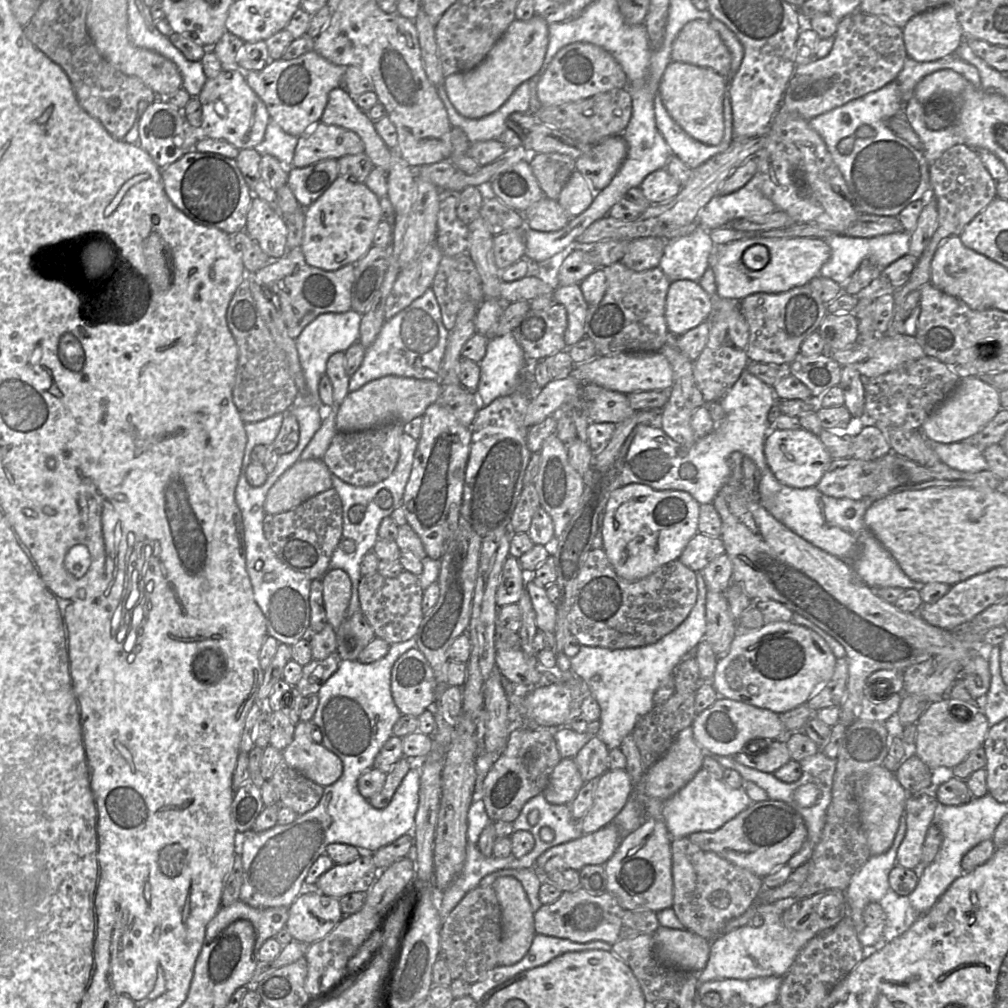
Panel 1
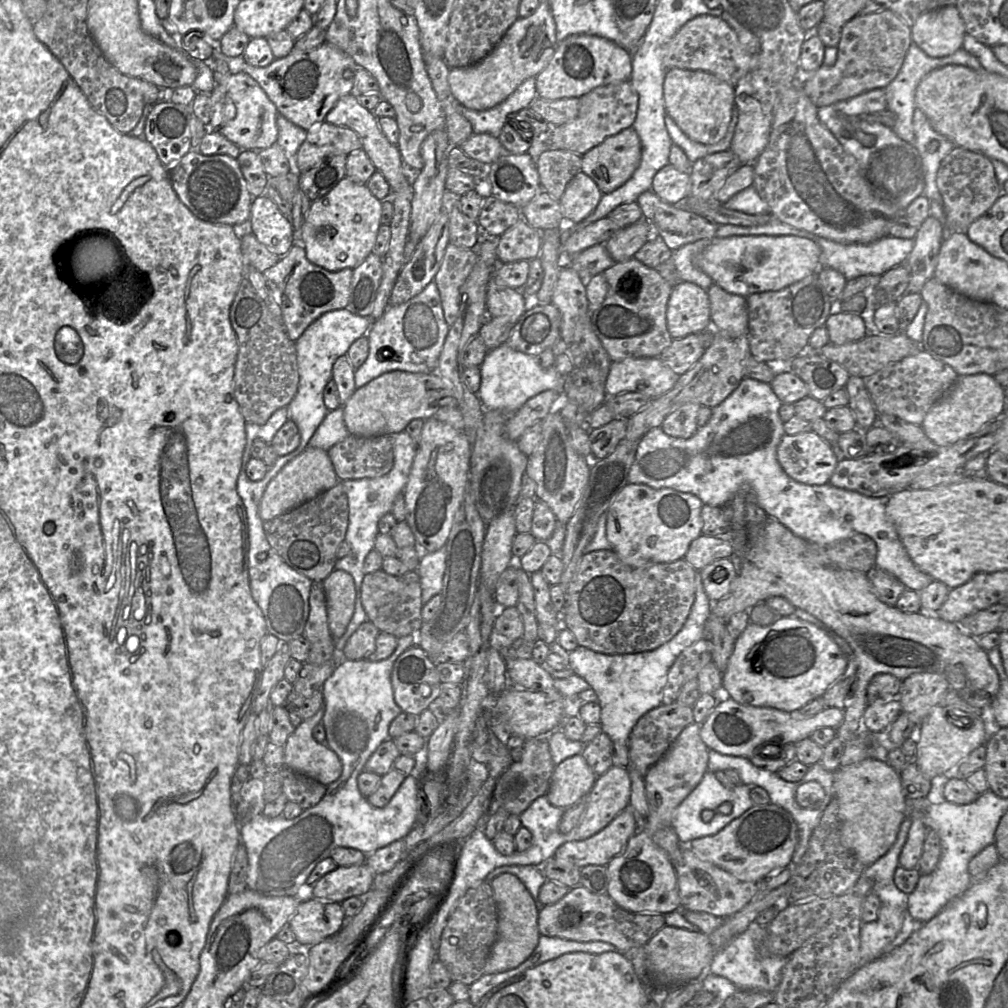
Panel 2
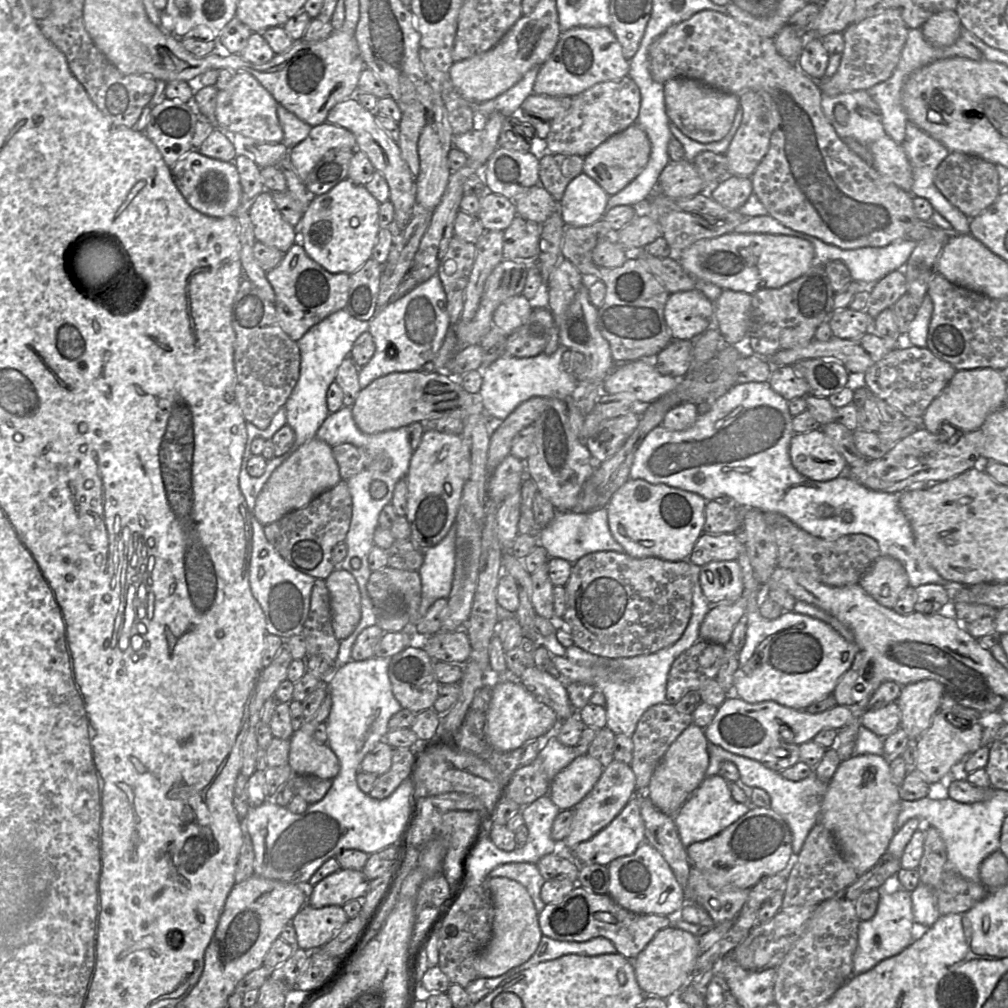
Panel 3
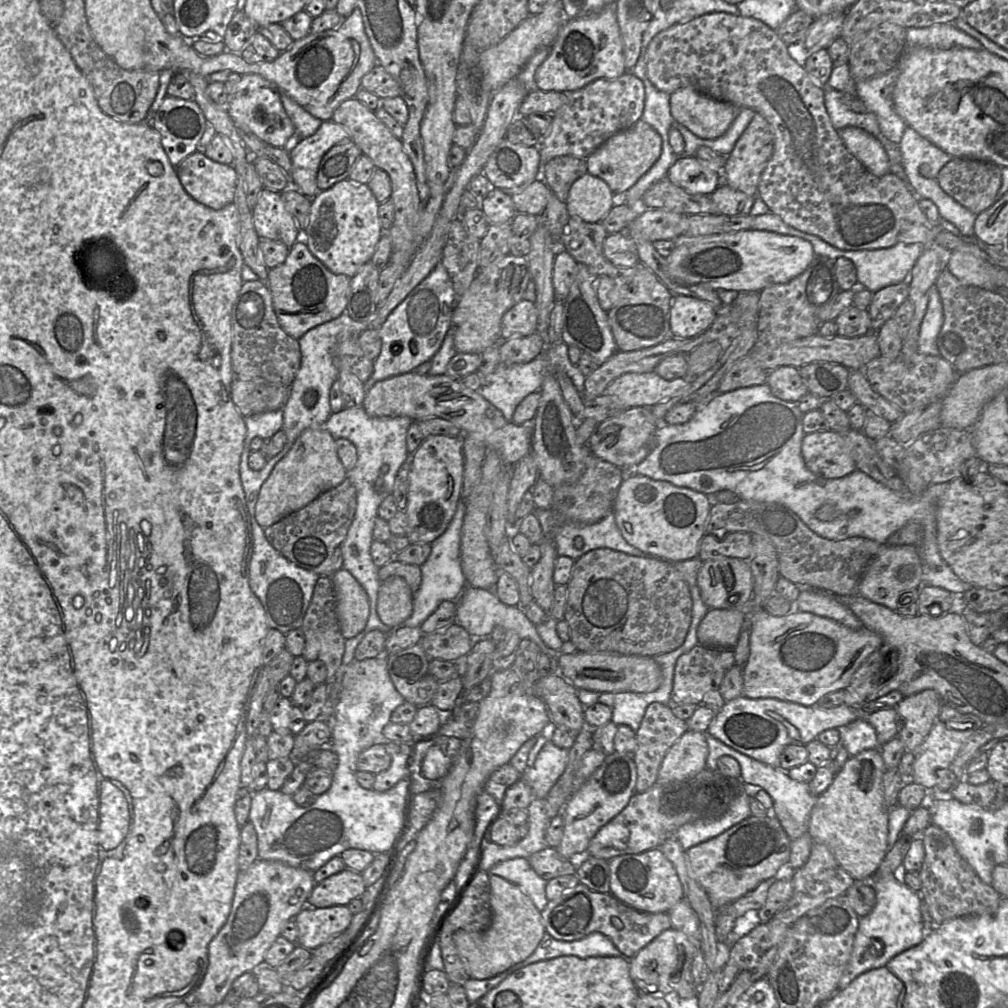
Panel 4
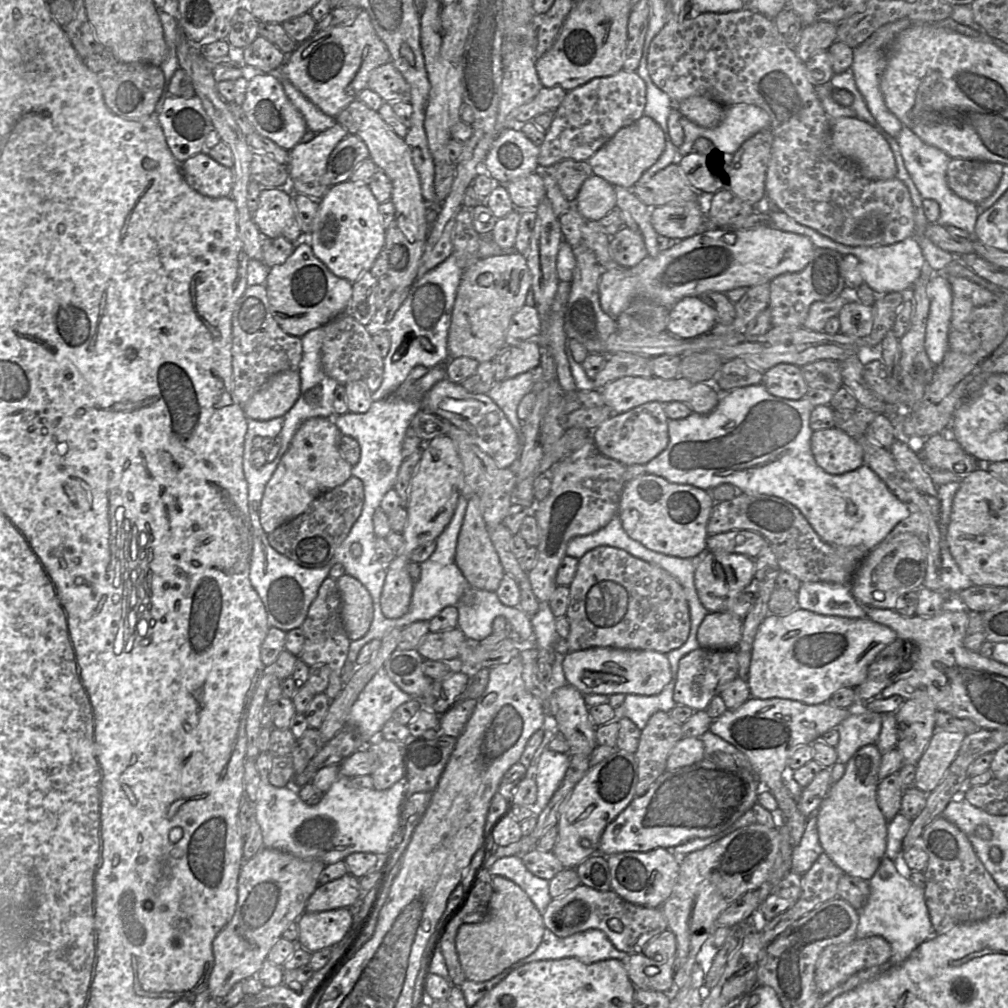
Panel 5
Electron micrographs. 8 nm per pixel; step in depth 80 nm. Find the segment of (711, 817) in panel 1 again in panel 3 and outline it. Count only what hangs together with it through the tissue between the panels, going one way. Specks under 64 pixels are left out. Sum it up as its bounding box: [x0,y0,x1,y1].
[673,775,754,847]

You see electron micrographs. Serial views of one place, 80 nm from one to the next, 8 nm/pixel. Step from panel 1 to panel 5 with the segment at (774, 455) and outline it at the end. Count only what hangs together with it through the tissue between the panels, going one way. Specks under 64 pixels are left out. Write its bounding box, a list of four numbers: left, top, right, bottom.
[811,428,864,475]

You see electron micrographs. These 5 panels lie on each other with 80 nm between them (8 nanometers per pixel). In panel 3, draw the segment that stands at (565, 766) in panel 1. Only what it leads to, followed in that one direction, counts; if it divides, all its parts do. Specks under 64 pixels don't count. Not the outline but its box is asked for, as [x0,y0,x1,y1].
[548,755,603,810]

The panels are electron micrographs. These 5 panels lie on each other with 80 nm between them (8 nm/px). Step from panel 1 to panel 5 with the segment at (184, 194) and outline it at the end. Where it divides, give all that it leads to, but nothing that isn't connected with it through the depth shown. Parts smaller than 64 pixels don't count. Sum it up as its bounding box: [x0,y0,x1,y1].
[181,152,234,198]

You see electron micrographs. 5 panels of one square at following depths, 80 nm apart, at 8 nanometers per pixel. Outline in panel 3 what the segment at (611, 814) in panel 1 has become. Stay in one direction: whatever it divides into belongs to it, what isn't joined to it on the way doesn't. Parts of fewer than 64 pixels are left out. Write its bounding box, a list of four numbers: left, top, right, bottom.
[560,760,637,849]

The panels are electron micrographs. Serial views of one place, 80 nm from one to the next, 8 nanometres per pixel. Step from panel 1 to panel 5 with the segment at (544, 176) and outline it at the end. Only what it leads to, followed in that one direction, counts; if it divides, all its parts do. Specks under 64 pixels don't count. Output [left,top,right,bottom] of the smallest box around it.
[553,160,593,203]

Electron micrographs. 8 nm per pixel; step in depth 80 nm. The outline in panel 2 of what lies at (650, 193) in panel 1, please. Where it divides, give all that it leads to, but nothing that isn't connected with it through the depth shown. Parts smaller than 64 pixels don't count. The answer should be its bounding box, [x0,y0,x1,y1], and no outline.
[651,164,690,205]

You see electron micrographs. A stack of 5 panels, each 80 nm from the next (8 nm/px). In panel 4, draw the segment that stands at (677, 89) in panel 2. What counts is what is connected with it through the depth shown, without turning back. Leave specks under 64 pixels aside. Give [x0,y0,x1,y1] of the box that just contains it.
[670,87,739,139]

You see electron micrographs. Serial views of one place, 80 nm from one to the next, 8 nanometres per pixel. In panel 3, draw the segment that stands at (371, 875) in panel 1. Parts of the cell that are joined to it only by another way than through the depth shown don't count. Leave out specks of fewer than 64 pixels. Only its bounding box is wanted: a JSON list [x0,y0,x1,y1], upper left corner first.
[306,868,369,908]

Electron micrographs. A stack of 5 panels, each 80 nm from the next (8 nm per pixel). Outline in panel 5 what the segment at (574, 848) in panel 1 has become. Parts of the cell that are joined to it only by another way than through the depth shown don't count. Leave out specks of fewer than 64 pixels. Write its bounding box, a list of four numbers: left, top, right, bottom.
[598,758,764,856]

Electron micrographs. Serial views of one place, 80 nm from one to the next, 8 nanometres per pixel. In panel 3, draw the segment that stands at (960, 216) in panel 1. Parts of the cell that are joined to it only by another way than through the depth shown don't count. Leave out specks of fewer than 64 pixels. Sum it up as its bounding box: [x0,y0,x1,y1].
[934,152,1001,218]

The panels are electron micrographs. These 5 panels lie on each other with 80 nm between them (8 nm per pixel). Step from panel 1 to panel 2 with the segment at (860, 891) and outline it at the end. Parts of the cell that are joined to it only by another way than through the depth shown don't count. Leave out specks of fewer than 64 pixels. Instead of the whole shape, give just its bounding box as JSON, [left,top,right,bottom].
[861,817,911,892]

